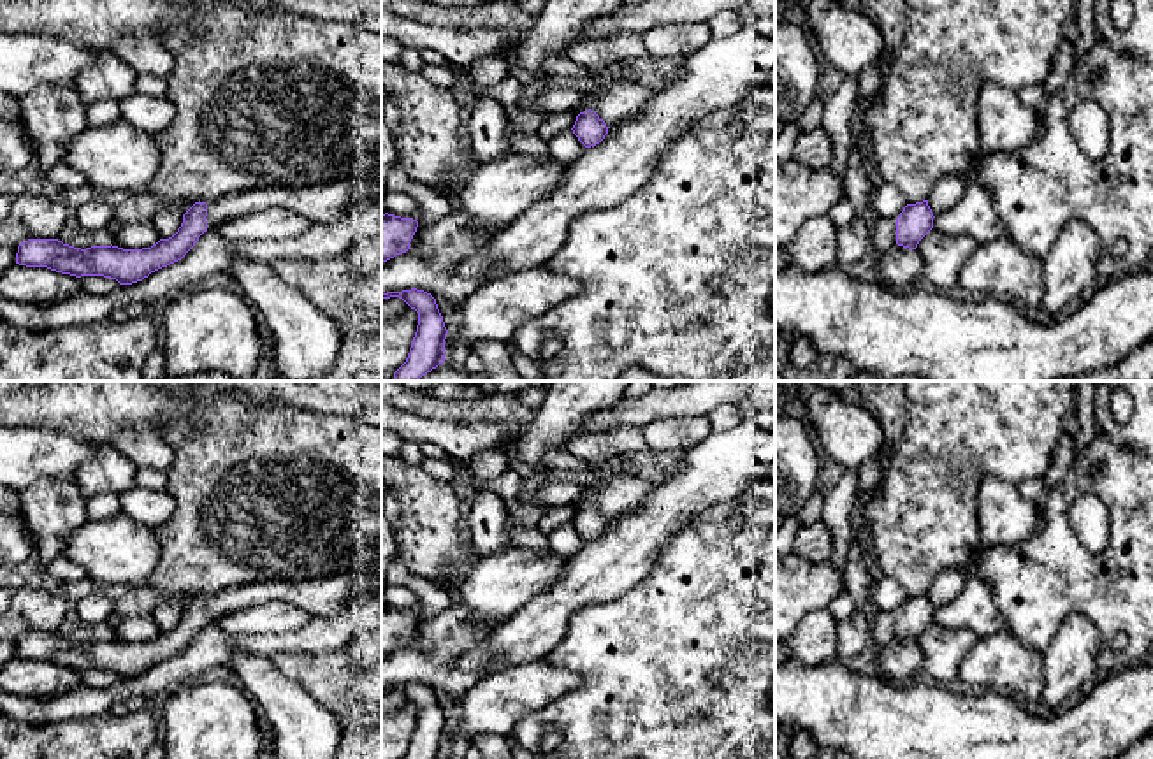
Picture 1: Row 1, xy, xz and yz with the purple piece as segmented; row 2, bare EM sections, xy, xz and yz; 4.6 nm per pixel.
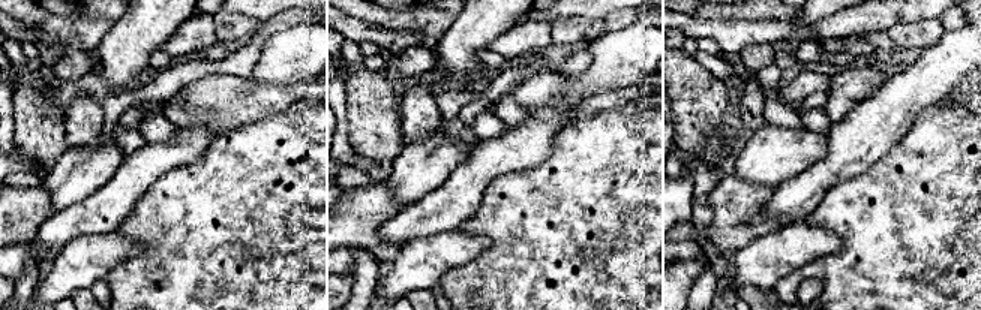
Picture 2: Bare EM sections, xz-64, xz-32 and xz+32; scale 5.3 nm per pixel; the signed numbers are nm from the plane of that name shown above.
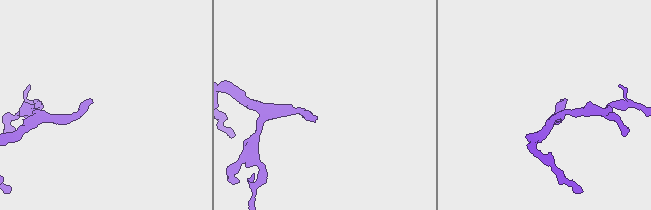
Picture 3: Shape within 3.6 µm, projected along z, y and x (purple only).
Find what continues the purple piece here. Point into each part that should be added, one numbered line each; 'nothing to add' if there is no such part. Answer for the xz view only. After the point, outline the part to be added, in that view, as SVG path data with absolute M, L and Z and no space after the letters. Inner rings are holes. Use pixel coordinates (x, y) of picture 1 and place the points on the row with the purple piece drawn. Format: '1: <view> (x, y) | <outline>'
1: xz (614, 102) | M635 81L606 83L594 86L589 109L594 111L606 126L633 119L652 100L656 88Z

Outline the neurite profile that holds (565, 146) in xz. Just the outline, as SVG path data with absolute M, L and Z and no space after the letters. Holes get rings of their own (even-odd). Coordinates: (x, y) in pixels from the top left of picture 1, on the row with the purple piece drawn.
M571 128L554 135L547 142L547 146L550 156L566 165L576 162L582 151L585 149L585 146L578 141Z

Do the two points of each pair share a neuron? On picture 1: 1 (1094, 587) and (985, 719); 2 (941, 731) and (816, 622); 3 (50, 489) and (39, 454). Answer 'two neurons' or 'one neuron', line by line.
1: two neurons
2: two neurons
3: two neurons

